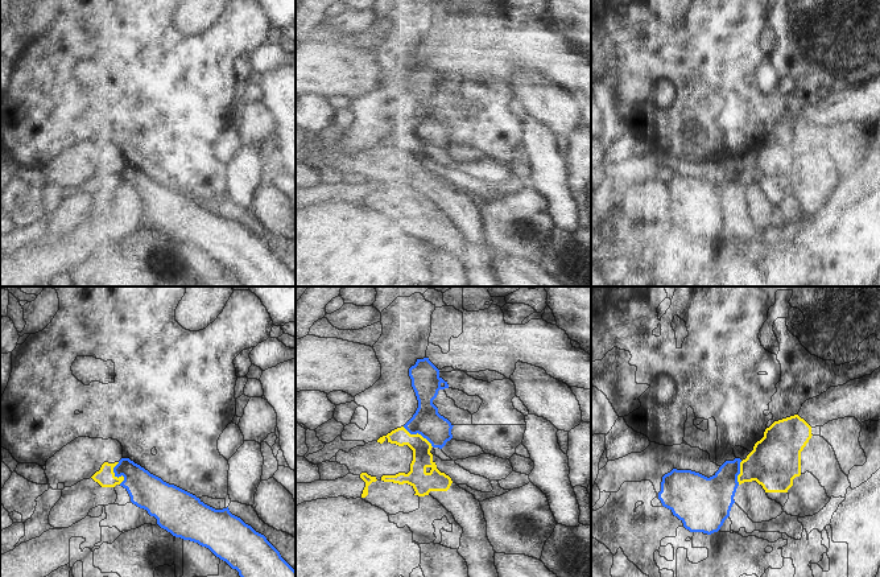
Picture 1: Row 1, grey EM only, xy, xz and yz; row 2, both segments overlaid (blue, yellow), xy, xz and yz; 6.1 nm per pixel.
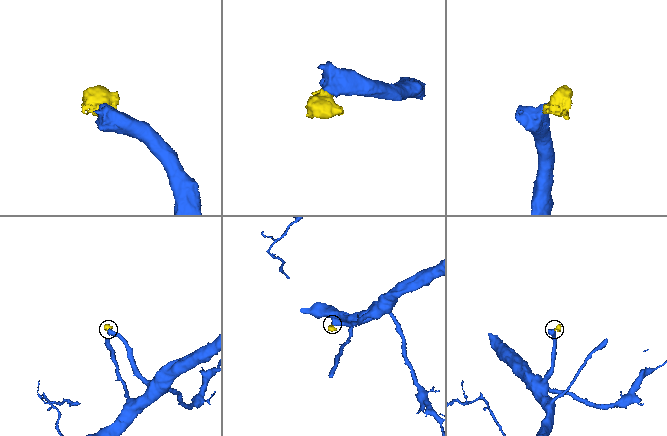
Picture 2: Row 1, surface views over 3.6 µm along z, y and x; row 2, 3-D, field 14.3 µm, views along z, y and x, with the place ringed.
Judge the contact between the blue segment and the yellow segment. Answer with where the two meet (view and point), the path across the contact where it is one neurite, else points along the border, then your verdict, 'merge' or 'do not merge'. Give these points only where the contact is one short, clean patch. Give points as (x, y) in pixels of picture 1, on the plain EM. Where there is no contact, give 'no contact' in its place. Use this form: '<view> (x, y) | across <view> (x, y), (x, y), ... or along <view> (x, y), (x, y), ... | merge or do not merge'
xz (418, 137) | along xz (403, 131), (410, 137), (420, 137), (433, 151) | do not merge

